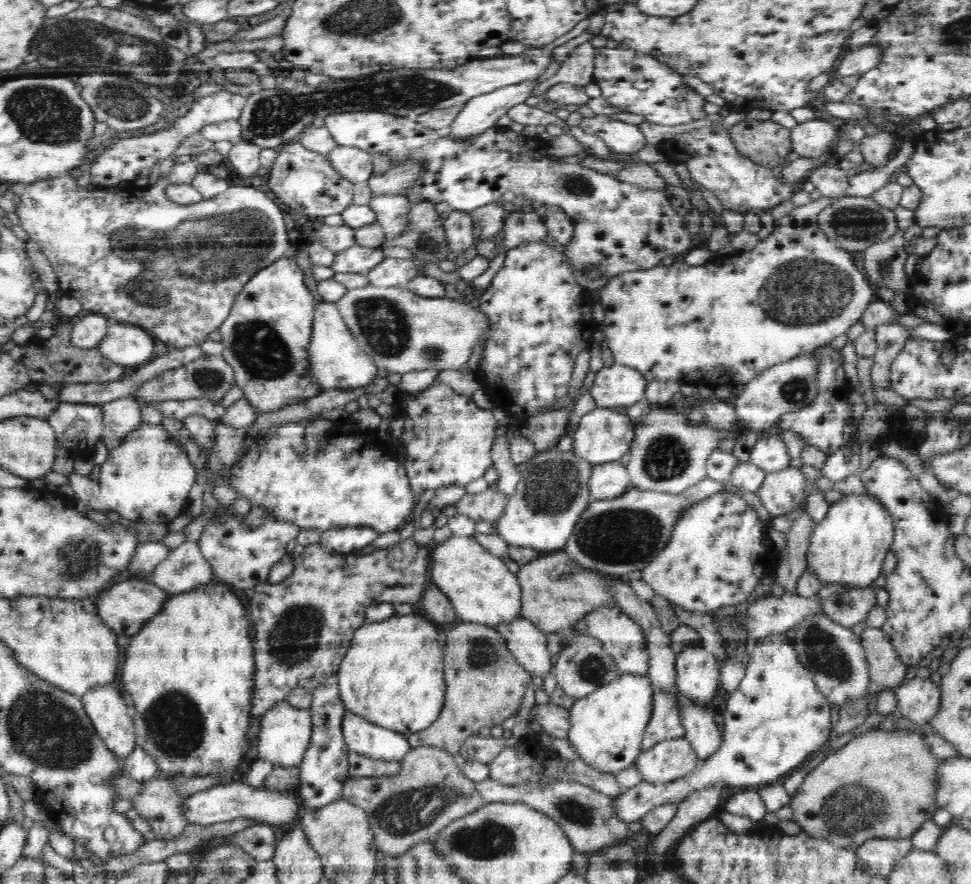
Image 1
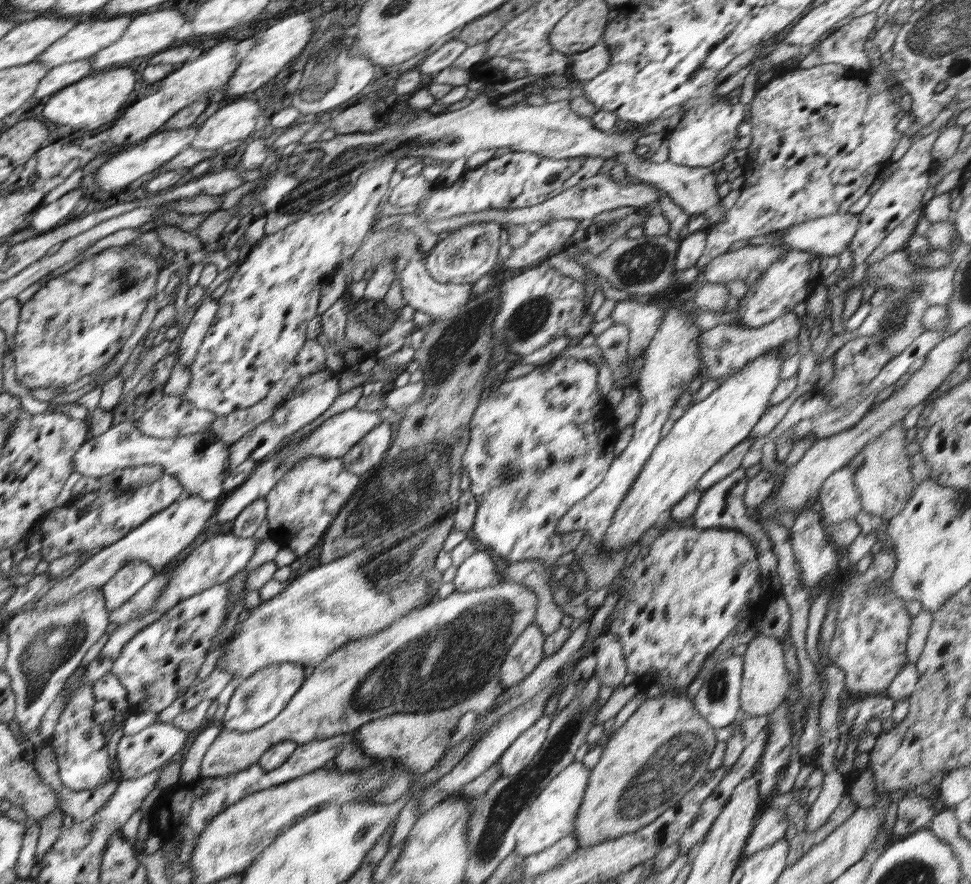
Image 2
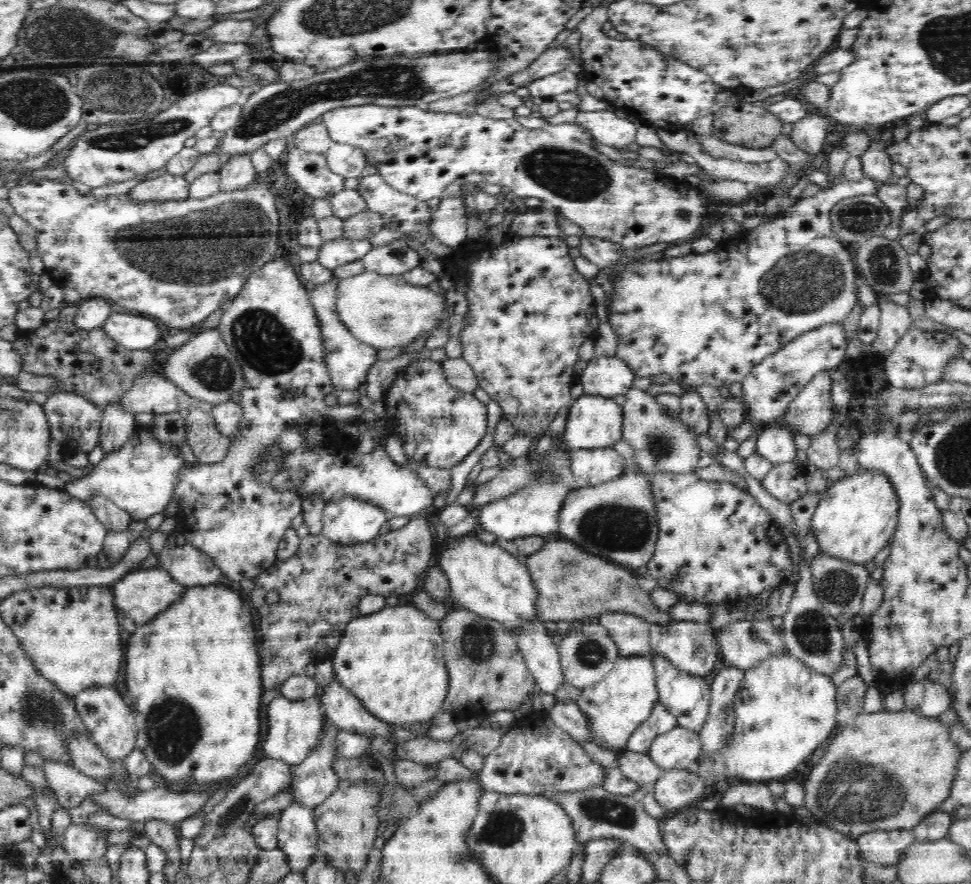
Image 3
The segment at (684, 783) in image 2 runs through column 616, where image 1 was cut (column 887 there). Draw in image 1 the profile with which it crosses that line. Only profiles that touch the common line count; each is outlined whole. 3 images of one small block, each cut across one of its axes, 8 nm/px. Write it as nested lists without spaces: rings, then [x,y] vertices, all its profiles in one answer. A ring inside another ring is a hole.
[[[872,728],[864,734],[852,738],[848,744],[842,746],[840,750],[836,750],[832,756],[827,756],[826,759],[813,768],[807,775],[807,778],[800,784],[800,788],[796,792],[796,795],[792,796],[789,800],[791,808],[793,810],[794,820],[801,828],[801,831],[808,833],[812,837],[818,837],[818,839],[826,839],[832,841],[838,848],[849,848],[856,850],[861,846],[863,842],[875,838],[911,838],[912,834],[918,830],[924,823],[932,820],[932,814],[939,808],[936,807],[937,798],[937,776],[938,768],[944,762],[940,758],[937,758],[932,750],[928,747],[925,737],[918,732],[912,732],[912,730],[879,730],[879,728]]]

